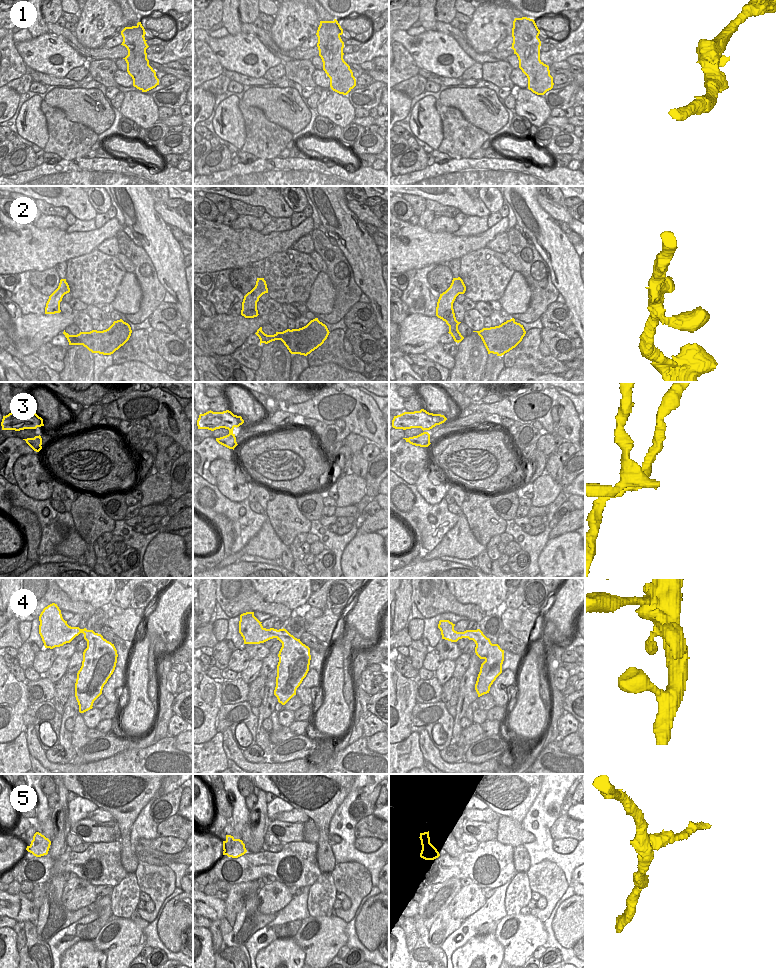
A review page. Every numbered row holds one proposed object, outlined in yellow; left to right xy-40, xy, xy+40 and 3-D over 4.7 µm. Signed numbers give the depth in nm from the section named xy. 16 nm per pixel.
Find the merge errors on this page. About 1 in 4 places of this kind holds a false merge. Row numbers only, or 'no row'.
1, 3, 5

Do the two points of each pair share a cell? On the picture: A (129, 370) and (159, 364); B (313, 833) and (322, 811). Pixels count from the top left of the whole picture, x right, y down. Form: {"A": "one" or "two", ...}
{"A": "two", "B": "two"}

